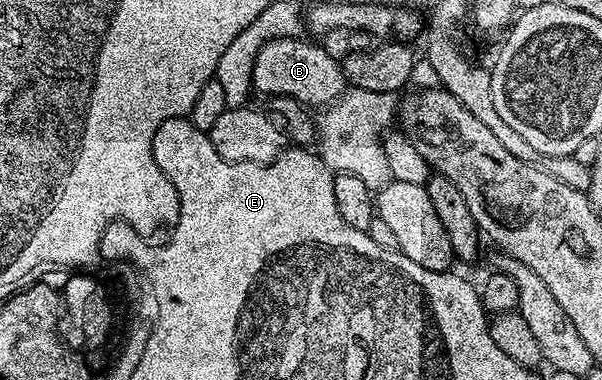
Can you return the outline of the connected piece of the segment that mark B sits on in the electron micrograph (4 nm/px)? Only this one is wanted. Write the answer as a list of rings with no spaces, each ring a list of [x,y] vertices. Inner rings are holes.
[[[306,37],[271,39],[262,46],[250,74],[253,90],[267,97],[294,98],[310,109],[325,109],[339,99],[348,87],[341,62],[337,58],[334,60],[324,48],[309,41],[314,42]]]

